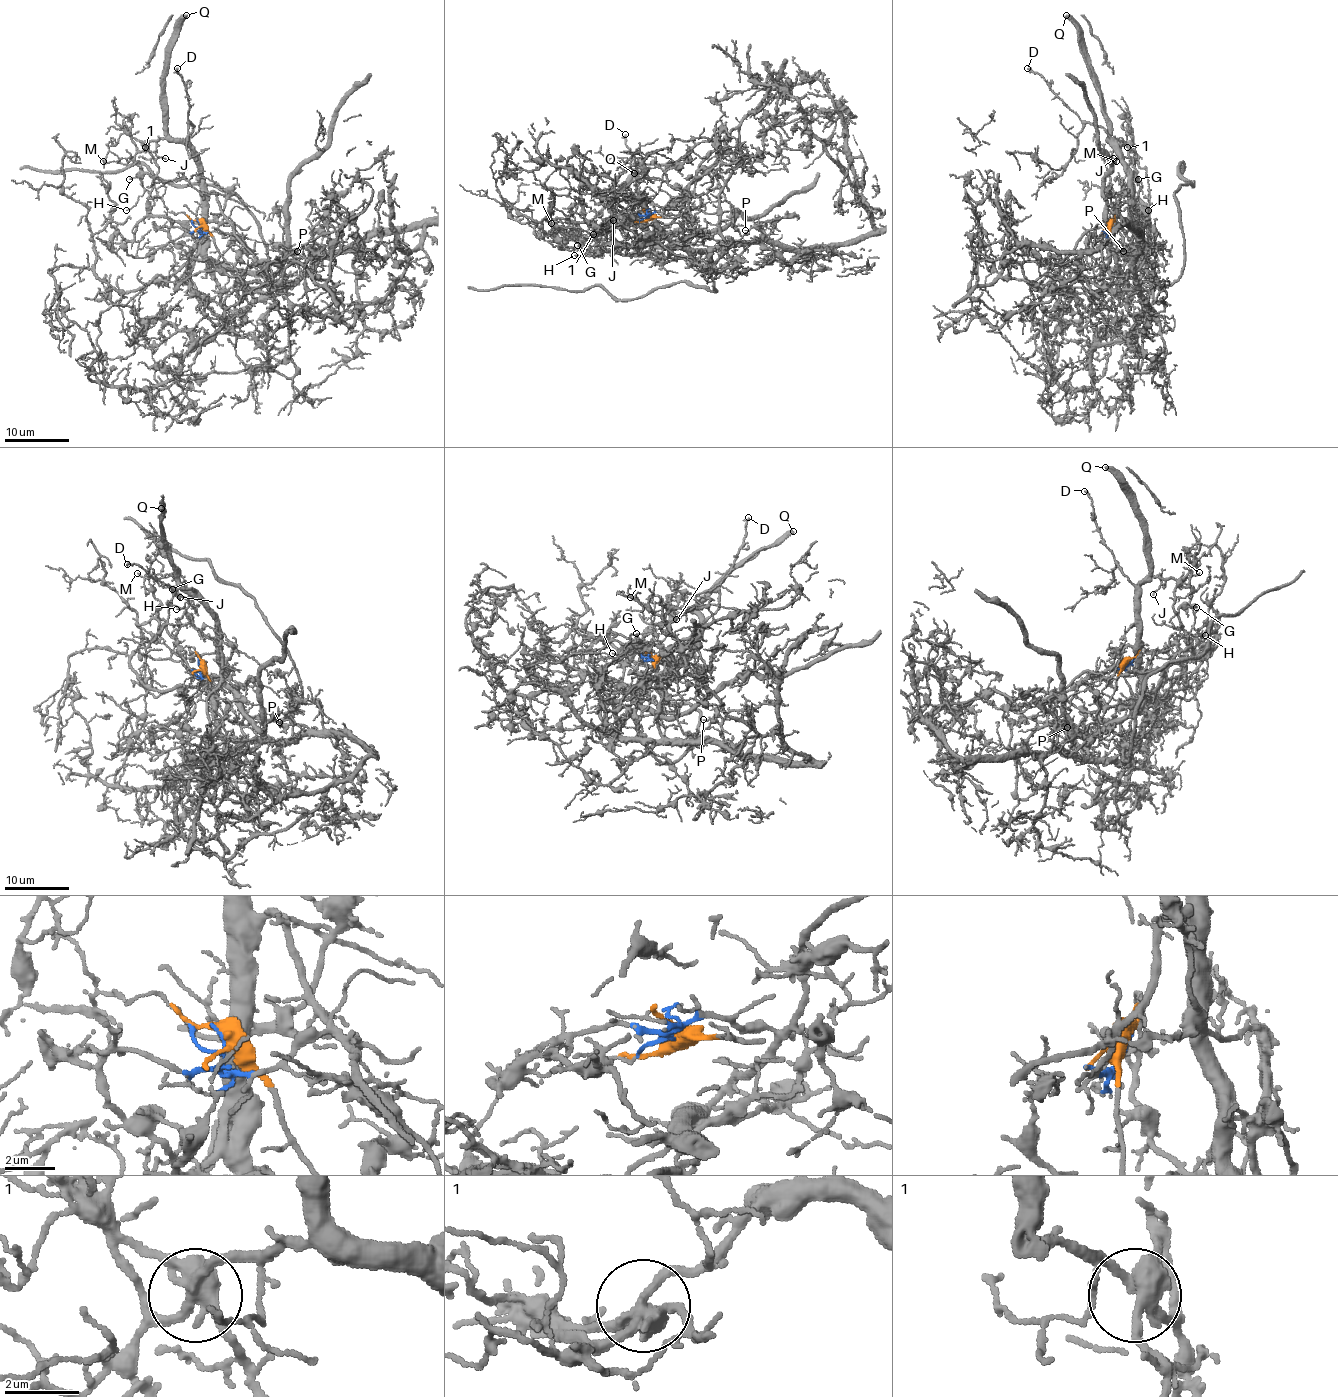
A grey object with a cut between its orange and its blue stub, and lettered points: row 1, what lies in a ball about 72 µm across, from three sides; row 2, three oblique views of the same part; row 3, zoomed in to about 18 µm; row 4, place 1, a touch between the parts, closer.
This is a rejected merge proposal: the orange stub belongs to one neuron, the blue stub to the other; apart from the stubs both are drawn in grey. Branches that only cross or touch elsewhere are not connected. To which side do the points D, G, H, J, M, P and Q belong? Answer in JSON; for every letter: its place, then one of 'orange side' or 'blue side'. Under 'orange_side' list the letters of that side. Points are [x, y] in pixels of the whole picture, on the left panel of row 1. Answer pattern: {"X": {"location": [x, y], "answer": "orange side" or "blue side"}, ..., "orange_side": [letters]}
{"D": {"location": [177, 68], "answer": "blue side"}, "G": {"location": [129, 179], "answer": "orange side"}, "H": {"location": [126, 210], "answer": "blue side"}, "J": {"location": [165, 158], "answer": "blue side"}, "M": {"location": [103, 161], "answer": "blue side"}, "P": {"location": [297, 251], "answer": "orange side"}, "Q": {"location": [186, 15], "answer": "blue side"}, "orange_side": ["G", "P"]}

